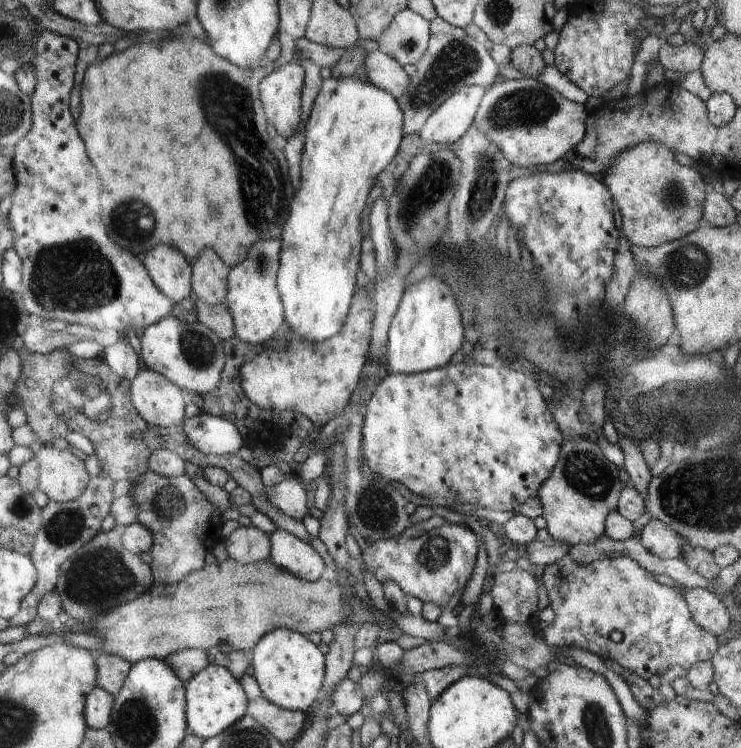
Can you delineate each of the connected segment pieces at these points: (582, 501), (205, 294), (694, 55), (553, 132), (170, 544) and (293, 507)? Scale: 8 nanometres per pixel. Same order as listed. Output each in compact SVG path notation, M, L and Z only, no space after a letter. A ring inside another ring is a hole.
M566 440L550 478L540 486L538 498L543 506L543 517L551 539L578 544L596 542L605 534L608 513L617 510L618 494L622 490L616 465L594 441Z
M206 248L193 264L194 294L209 305L225 304L232 270L214 250Z
M666 43L660 48L659 57L664 70L676 72L690 72L700 70L704 58L704 50L694 43L685 43L682 46L673 46Z
M532 78L500 79L485 89L473 123L504 153L511 165L533 168L552 164L584 138L586 112L557 89Z
M150 471L144 480L133 486L133 494L142 506L139 522L154 532L153 572L157 584L180 584L192 572L202 570L206 552L222 541L220 510L212 506L197 481L188 474L167 477Z
M291 475L286 476L272 488L265 488L270 502L283 514L302 521L308 514L308 486L298 482Z

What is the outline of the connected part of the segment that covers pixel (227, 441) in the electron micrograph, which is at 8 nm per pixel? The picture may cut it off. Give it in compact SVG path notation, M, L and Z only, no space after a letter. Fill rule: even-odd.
M198 413L185 421L189 442L209 455L236 455L242 447L240 436L232 421L221 416Z

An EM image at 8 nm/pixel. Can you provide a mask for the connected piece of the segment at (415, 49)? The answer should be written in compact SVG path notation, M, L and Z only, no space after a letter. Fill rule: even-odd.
M406 8L396 16L386 32L377 40L384 54L401 63L416 65L424 58L432 38L432 28L425 17Z

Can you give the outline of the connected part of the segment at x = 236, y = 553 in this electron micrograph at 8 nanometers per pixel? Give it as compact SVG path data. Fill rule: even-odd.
M254 526L239 527L230 536L223 539L229 558L246 562L268 561L270 558L270 541L268 534Z

